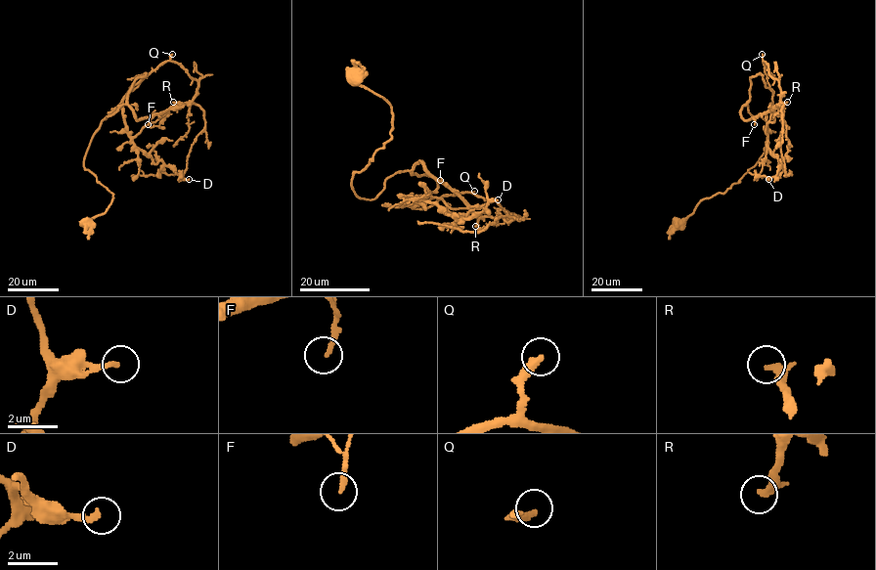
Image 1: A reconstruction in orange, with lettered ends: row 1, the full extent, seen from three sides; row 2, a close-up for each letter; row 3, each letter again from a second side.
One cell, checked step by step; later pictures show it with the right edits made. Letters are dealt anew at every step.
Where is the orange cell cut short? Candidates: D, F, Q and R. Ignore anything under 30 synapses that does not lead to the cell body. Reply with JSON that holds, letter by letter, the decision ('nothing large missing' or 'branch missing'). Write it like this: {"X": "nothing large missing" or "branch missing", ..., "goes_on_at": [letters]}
{"D": "nothing large missing", "F": "nothing large missing", "Q": "nothing large missing", "R": "branch missing", "goes_on_at": ["R"]}

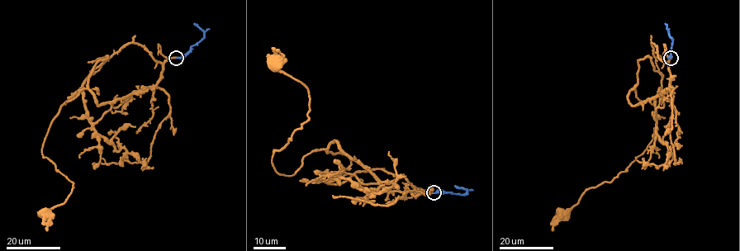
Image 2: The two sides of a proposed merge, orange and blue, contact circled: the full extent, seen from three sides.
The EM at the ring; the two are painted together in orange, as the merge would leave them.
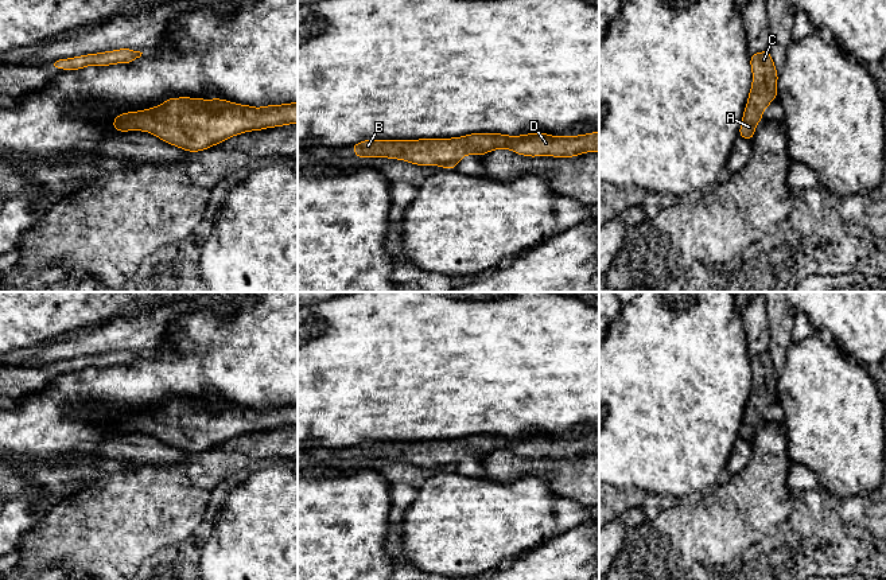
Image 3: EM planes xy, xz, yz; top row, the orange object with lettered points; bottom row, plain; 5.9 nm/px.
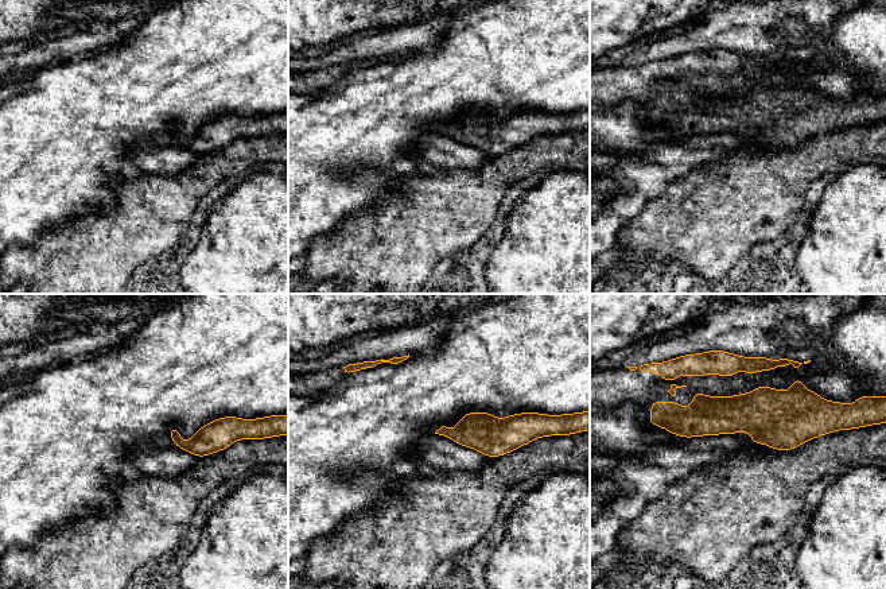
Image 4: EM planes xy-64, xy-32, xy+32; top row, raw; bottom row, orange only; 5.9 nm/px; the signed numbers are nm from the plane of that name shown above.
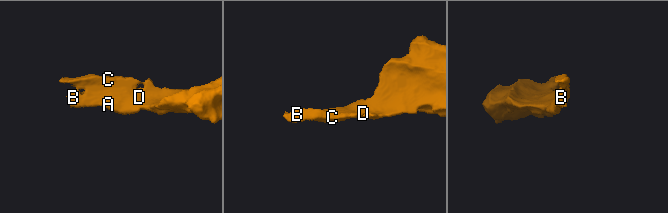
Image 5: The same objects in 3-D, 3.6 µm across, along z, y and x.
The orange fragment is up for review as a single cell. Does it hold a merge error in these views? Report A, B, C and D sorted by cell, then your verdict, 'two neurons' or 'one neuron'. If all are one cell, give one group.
A B C D | one neuron

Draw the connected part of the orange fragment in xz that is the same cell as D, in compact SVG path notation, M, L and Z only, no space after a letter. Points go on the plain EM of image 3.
M599 432L564 439L547 435L521 437L470 435L452 440L362 441L350 448L357 455L357 460L389 459L416 467L442 467L444 471L454 471L465 456L481 458L498 449L506 449L531 459L574 459L579 455L599 454Z

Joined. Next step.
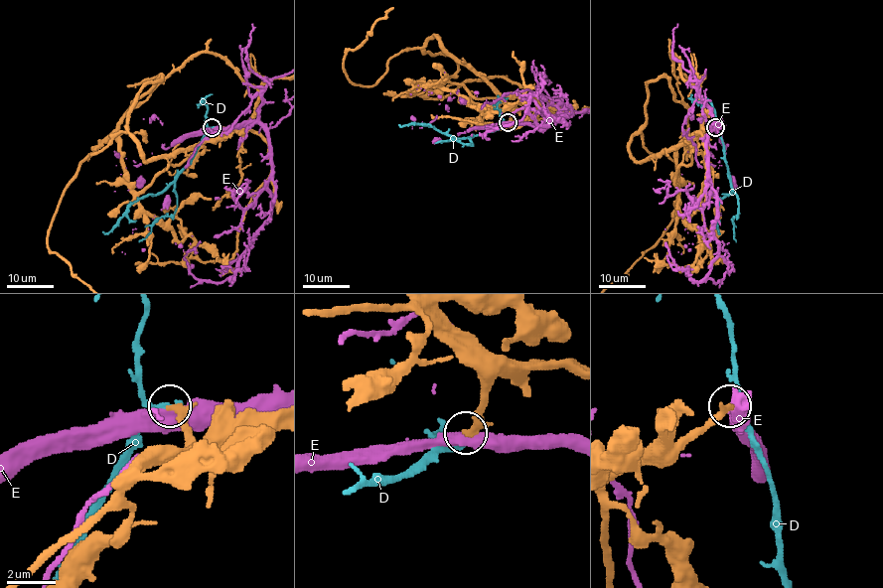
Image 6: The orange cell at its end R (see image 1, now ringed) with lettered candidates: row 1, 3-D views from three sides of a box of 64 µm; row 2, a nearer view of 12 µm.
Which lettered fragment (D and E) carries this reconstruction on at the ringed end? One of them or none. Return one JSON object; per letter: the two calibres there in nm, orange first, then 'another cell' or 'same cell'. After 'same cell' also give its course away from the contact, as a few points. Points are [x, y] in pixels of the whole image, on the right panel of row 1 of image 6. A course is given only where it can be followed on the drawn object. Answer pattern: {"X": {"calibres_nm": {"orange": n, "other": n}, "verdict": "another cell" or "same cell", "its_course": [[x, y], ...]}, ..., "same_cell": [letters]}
{"D": {"calibres_nm": {"orange": 320, "other": 200}, "verdict": "same cell"}, "E": {"calibres_nm": {"orange": 360, "other": 550}, "verdict": "another cell"}, "same_cell": ["D"]}

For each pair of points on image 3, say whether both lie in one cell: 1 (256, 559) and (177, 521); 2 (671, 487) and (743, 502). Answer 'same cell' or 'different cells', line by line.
1: different cells
2: different cells

